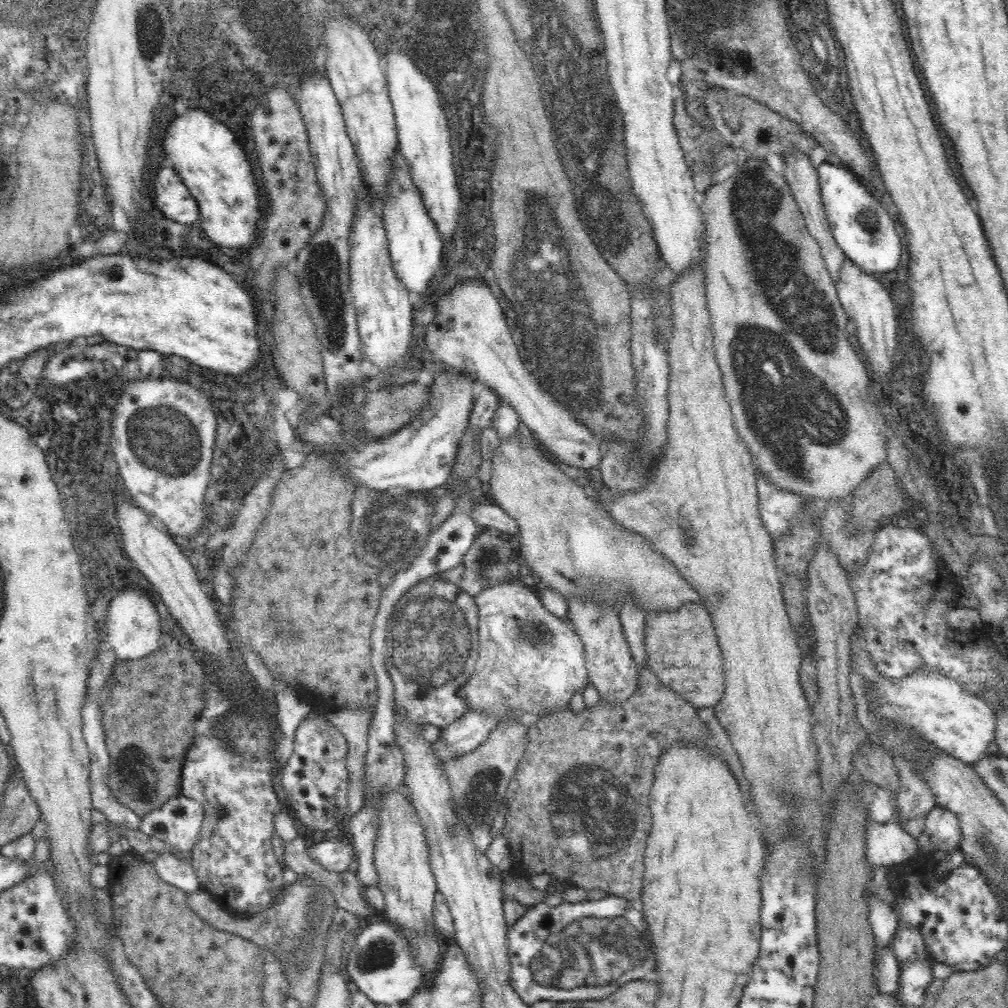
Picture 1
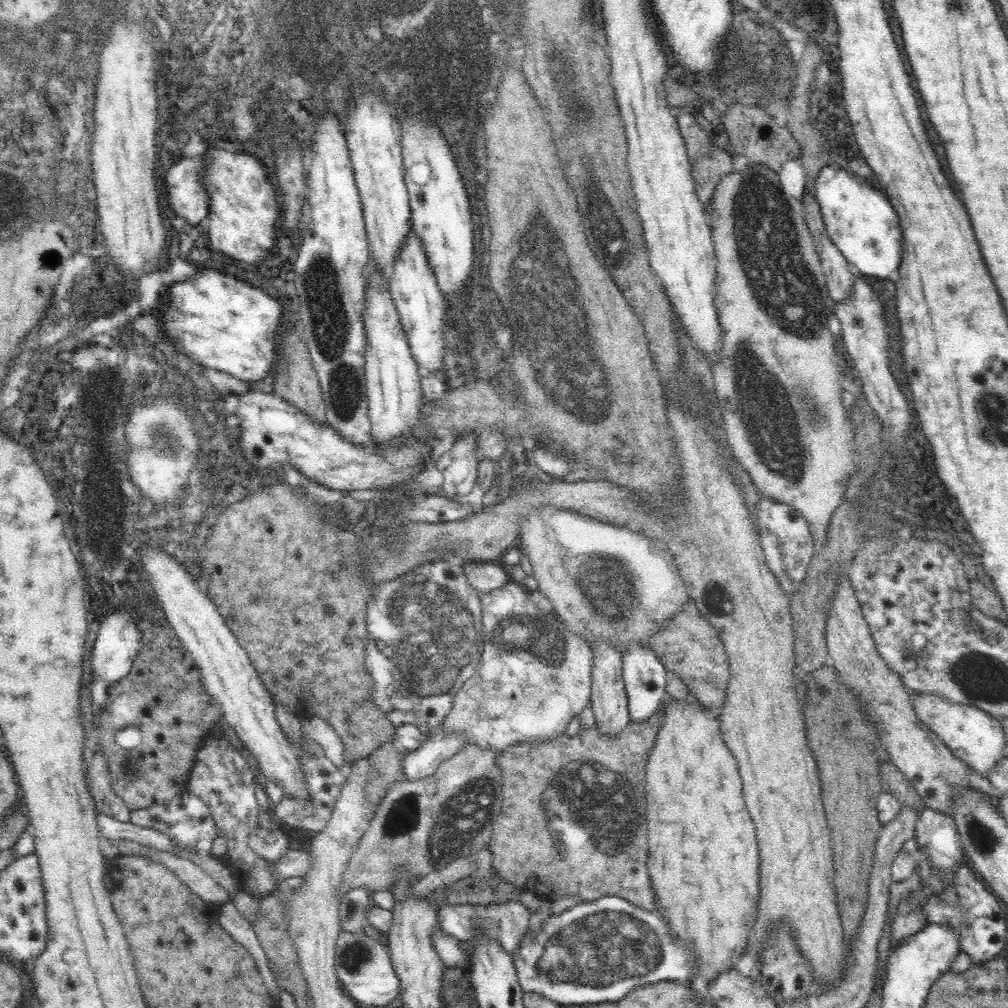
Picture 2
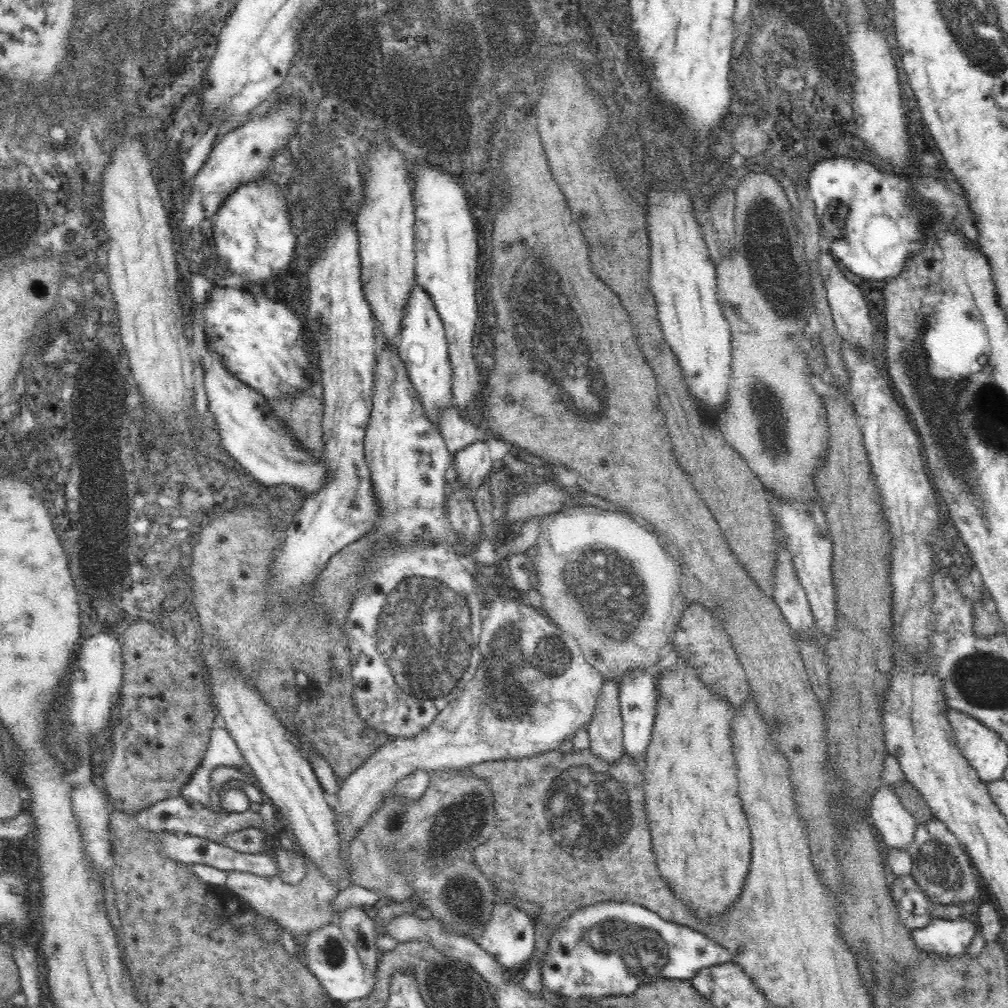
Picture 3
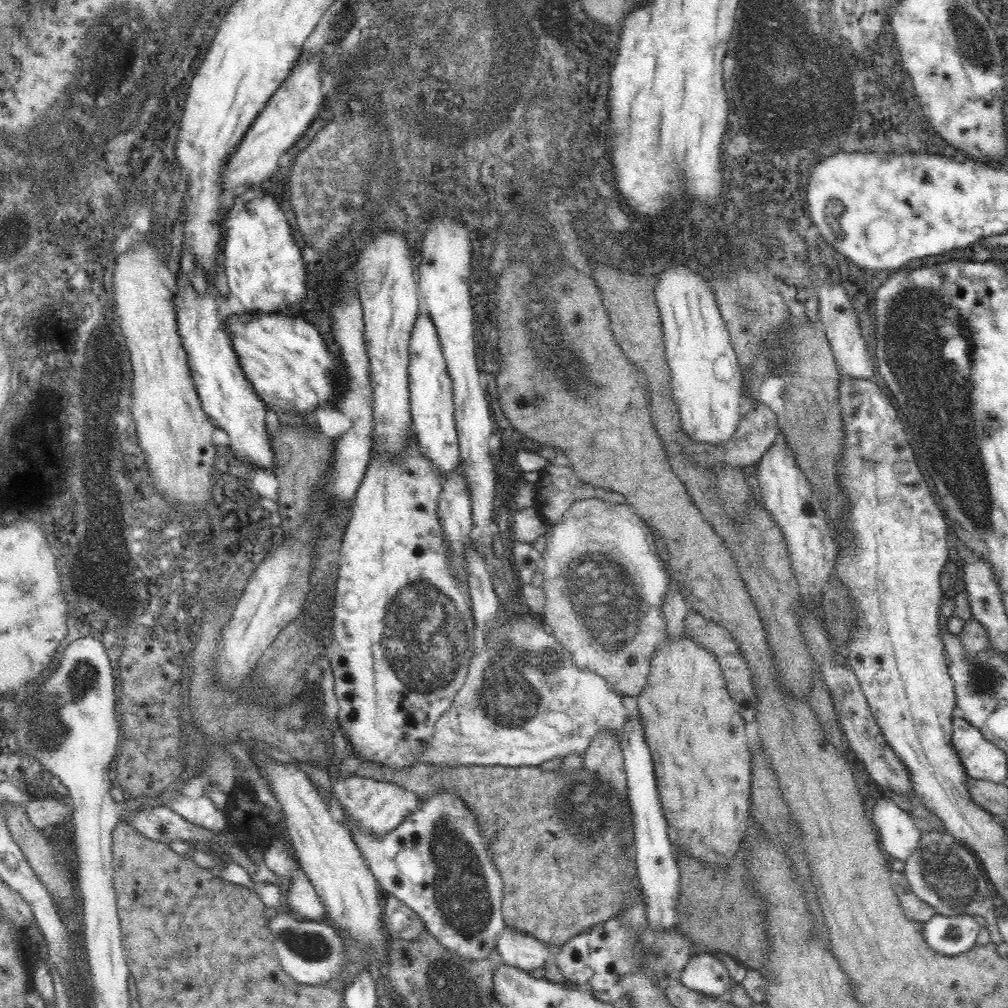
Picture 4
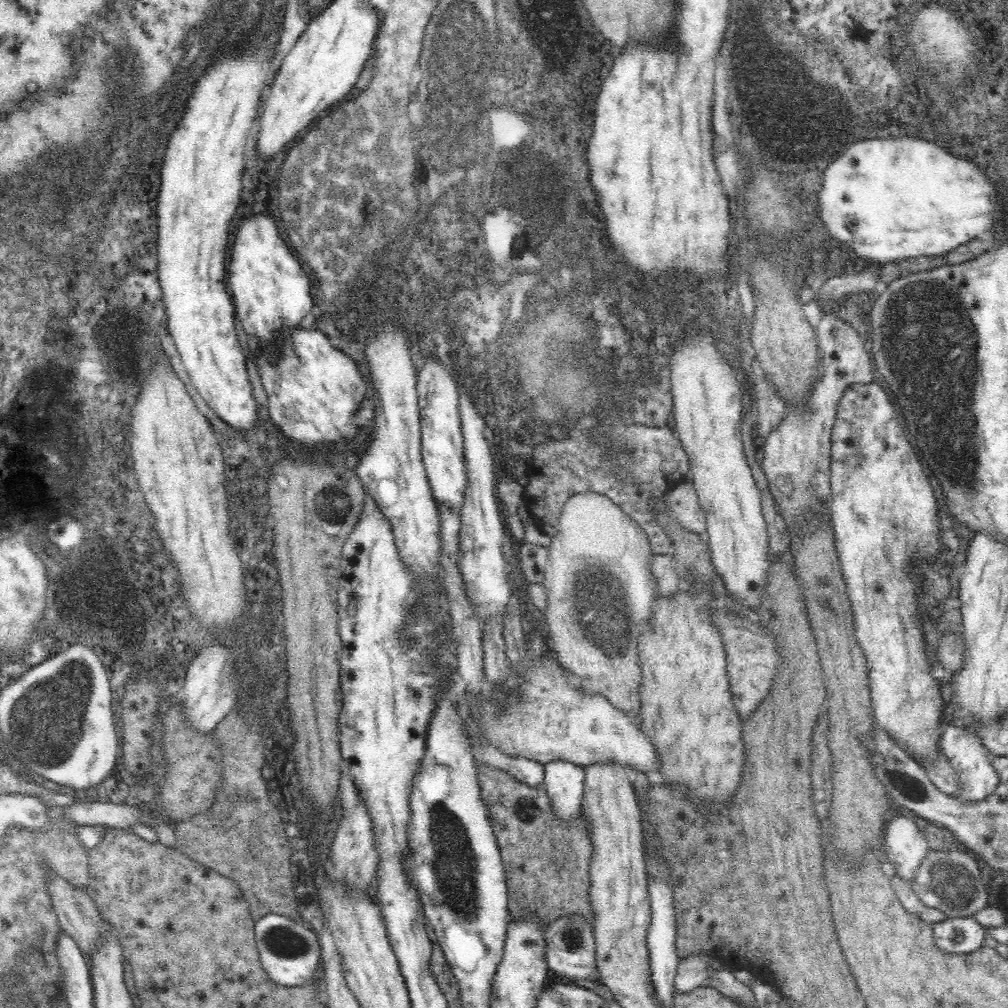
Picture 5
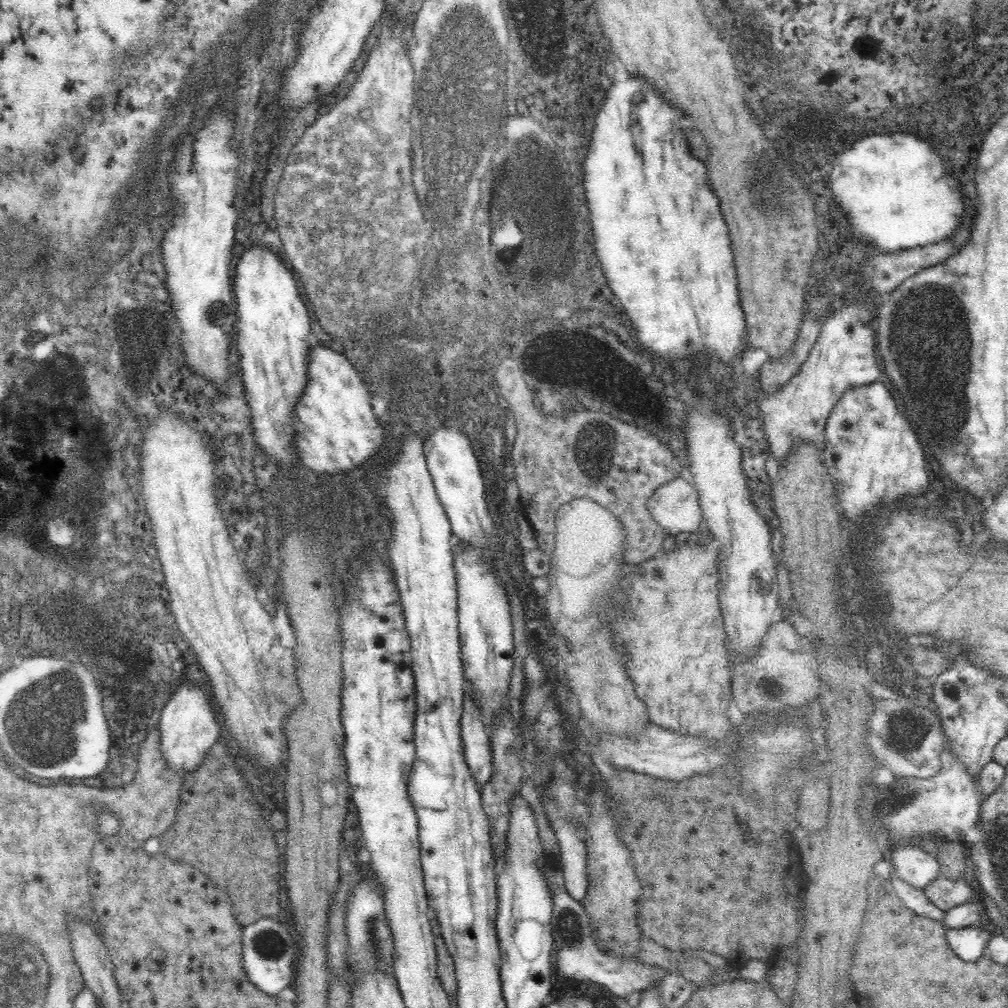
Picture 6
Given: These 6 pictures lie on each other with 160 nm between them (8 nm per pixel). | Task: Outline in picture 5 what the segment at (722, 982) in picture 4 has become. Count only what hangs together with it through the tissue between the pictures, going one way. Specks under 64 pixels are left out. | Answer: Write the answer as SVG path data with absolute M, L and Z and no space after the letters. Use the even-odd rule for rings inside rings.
M707 953L699 957L692 954L681 958L677 966L675 978L675 990L680 994L688 994L695 988L709 986L711 974L720 967L724 967L720 960L714 959L712 953Z

